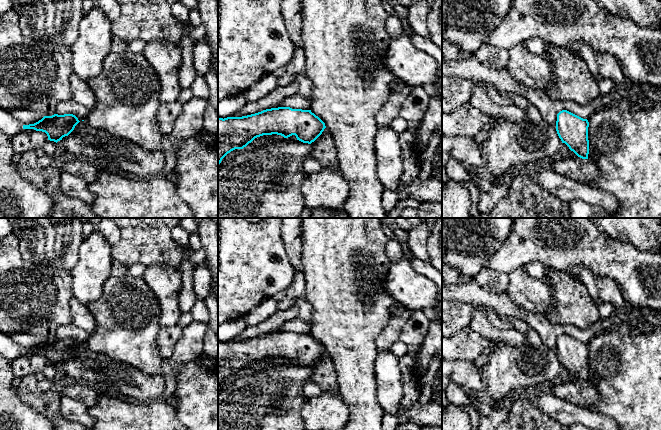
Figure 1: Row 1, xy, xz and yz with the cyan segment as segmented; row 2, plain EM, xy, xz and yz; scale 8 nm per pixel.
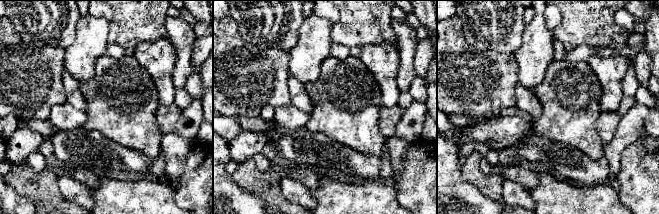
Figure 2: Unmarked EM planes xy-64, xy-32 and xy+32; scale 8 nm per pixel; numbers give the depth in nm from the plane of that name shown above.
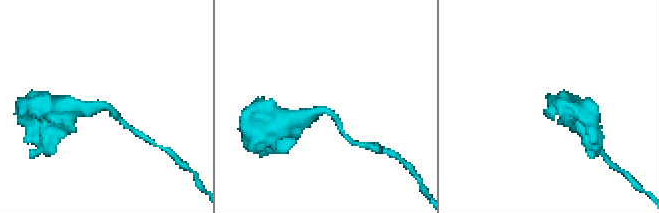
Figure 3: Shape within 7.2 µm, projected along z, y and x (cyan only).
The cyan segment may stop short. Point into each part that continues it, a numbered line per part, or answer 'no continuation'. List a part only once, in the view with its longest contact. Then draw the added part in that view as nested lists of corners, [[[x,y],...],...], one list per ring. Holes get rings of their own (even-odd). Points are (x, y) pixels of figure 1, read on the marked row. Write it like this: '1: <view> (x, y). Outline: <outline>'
no continuation

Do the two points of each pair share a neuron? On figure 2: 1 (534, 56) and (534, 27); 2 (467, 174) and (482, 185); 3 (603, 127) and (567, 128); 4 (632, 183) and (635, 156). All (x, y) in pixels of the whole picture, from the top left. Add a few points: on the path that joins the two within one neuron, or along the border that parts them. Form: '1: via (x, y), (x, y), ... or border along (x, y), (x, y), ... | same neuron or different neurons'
1: via (534, 49), (534, 34) | same neuron
2: via (471, 174), (478, 181) | same neuron
3: border along (600, 112), (596, 122), (596, 129), (604, 145) | different neurons
4: via (635, 176), (635, 163) | same neuron

